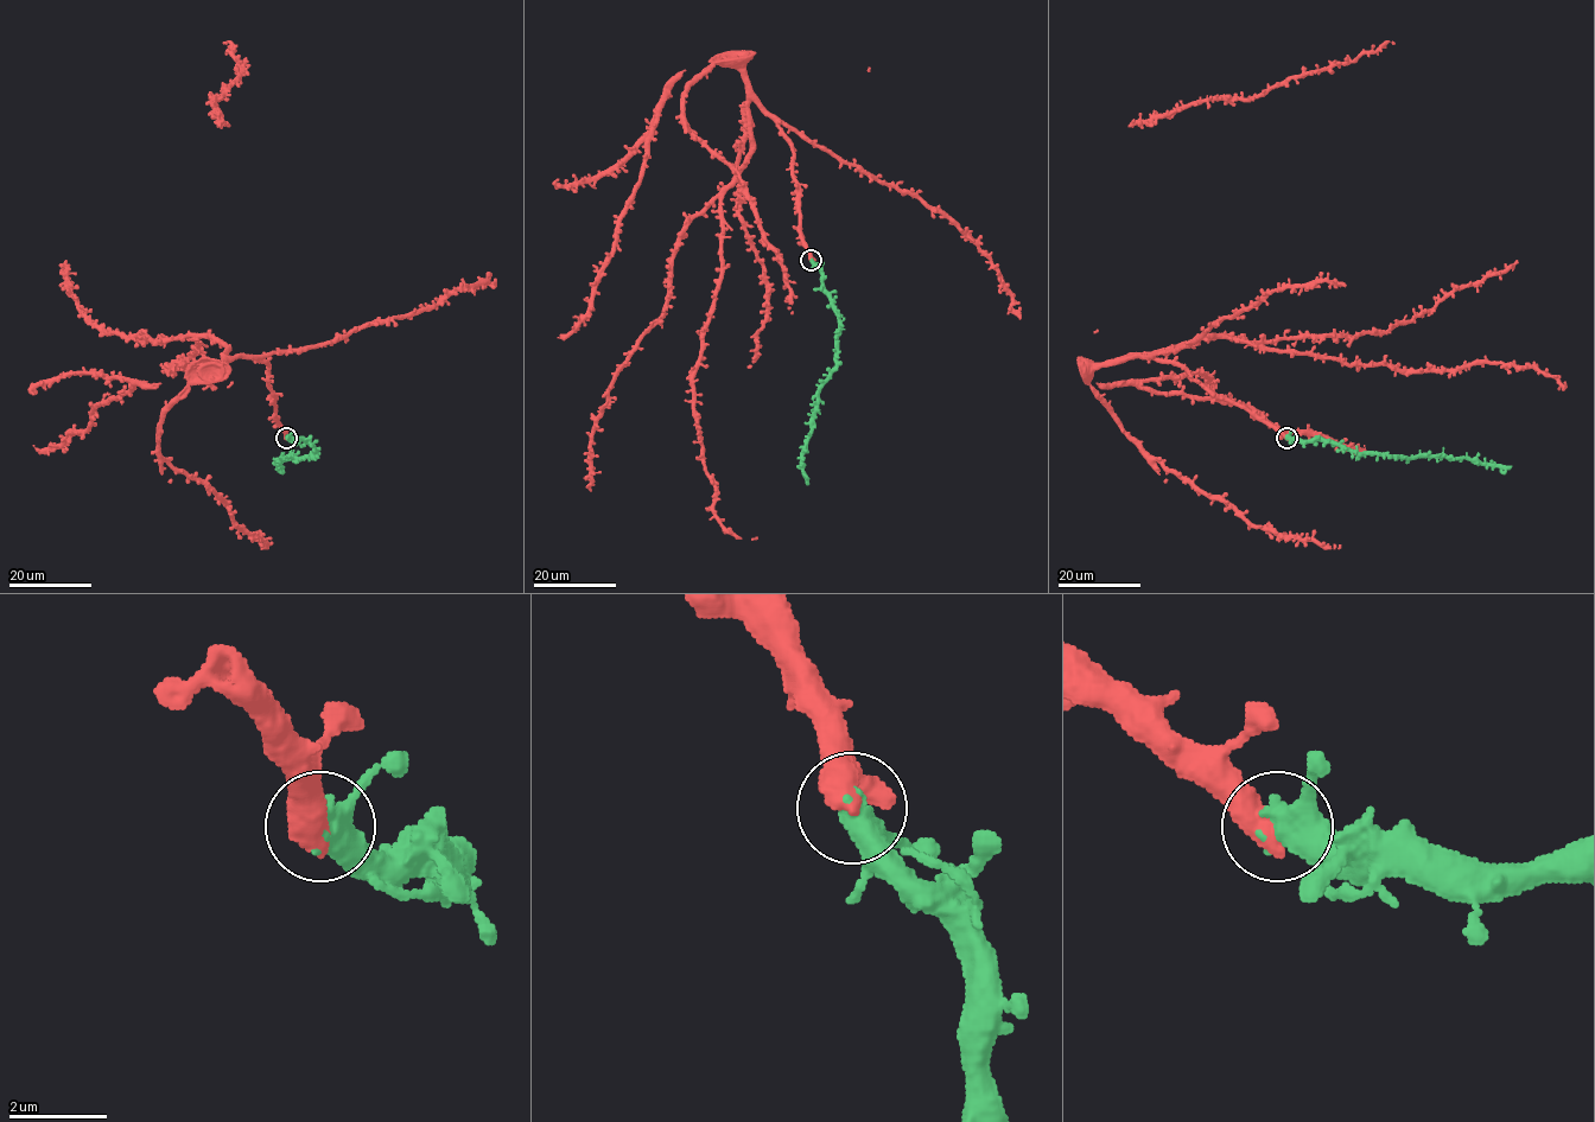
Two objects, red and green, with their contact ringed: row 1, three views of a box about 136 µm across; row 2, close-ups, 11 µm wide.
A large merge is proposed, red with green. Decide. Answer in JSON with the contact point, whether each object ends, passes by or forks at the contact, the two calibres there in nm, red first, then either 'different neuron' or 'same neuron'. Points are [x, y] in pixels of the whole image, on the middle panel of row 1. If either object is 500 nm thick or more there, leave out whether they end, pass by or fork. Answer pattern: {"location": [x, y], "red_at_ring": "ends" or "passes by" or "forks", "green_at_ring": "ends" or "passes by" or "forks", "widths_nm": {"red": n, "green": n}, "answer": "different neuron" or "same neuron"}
{"location": [811, 260], "widths_nm": {"red": 600, "green": 500}, "answer": "same neuron"}

